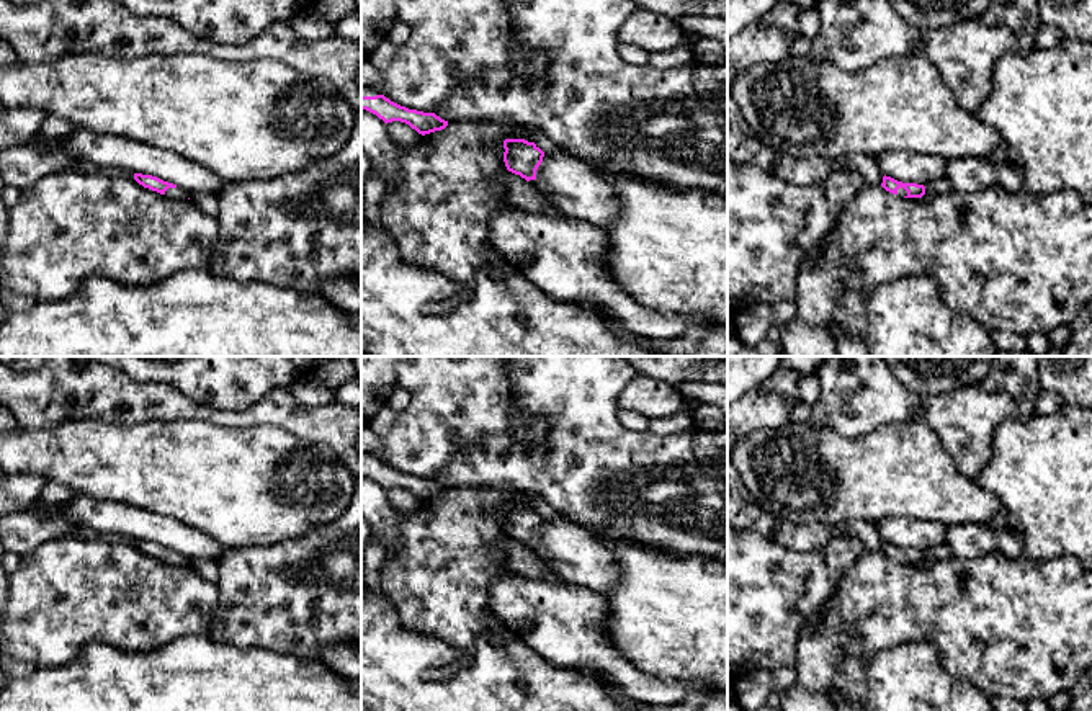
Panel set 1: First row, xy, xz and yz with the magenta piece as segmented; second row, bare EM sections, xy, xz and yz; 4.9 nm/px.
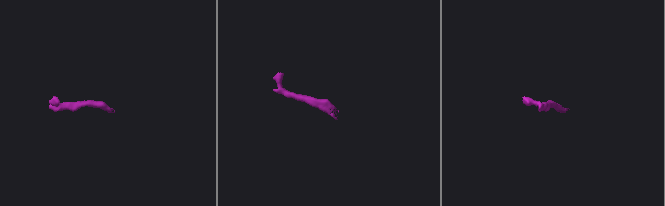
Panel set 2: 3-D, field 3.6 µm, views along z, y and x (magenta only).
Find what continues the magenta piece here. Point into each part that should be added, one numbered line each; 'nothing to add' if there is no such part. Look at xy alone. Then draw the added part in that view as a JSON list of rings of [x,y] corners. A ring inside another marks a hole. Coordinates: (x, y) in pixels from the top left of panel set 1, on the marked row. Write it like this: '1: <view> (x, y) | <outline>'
1: xy (179, 193) | [[[177,186],[177,188],[168,188],[165,191],[165,196],[177,198],[177,199],[188,199],[190,193]]]

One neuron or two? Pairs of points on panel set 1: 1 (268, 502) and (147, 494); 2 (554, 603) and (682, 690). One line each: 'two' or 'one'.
1: one
2: one

